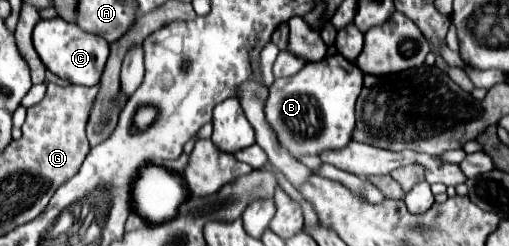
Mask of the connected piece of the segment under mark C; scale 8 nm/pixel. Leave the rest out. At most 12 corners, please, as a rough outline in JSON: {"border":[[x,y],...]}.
{"border":[[63,18],[33,46],[53,74],[95,86],[109,44]]}

